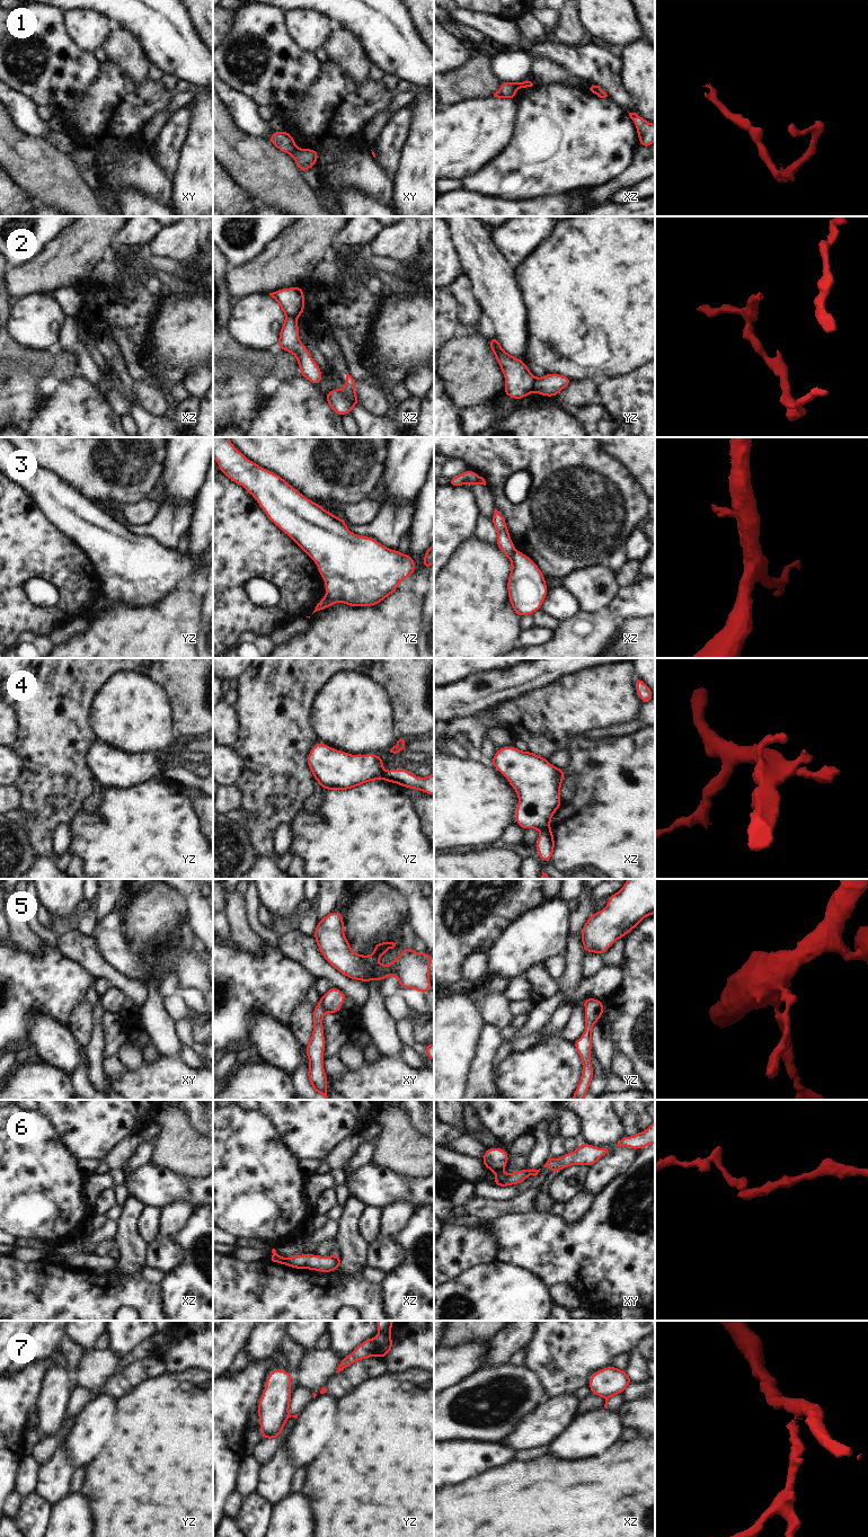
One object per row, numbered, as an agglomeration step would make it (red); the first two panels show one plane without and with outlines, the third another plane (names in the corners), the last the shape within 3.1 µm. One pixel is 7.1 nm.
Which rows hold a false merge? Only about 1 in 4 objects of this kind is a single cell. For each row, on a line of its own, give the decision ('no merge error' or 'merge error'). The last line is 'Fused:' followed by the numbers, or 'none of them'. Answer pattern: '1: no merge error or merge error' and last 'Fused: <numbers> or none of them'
1: merge error
2: merge error
3: merge error
4: merge error
5: merge error
6: merge error
7: merge error
Fused: 1, 2, 3, 4, 5, 6, 7

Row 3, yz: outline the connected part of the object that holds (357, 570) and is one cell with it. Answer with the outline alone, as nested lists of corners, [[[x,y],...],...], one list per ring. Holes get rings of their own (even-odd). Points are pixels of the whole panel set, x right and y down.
[[[213,437],[218,470],[246,488],[267,518],[316,563],[330,603],[374,606],[415,571],[415,561],[373,537],[352,533],[345,521],[307,499],[275,472],[248,460],[229,437]]]

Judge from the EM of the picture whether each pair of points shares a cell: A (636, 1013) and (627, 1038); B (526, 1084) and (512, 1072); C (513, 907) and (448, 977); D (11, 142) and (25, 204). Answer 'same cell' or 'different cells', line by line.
A: same cell
B: same cell
C: same cell
D: different cells

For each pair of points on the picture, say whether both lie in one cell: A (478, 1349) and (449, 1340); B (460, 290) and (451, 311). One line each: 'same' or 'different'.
A: different
B: different

